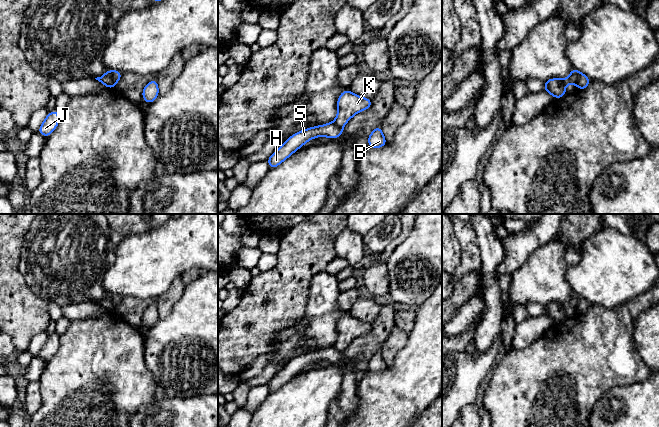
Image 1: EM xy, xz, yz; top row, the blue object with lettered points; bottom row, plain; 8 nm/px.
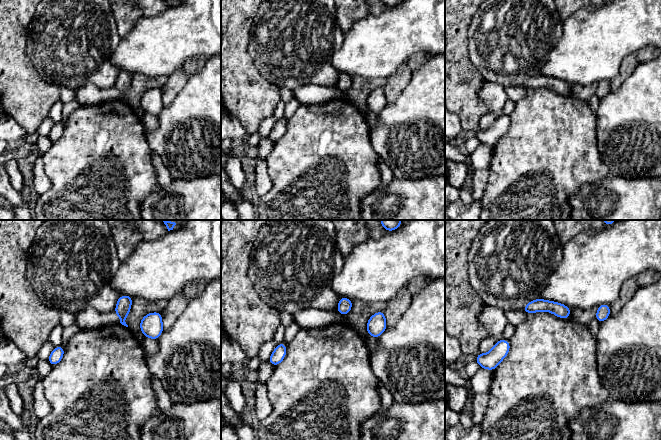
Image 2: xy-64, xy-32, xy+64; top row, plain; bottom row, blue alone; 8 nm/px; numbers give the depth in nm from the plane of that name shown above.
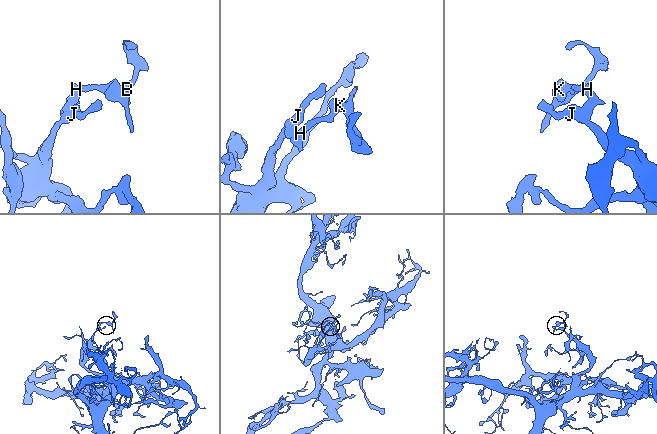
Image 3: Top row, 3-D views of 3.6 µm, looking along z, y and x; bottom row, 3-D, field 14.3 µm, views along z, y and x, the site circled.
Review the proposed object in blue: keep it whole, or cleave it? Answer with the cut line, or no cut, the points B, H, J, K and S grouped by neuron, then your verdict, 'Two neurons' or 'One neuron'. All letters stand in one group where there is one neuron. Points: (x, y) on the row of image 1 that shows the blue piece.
Split along xy (112, 70), (112, 78), (116, 82). Groups: B K / H J S. Two neurons

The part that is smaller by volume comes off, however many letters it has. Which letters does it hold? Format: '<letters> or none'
B, K

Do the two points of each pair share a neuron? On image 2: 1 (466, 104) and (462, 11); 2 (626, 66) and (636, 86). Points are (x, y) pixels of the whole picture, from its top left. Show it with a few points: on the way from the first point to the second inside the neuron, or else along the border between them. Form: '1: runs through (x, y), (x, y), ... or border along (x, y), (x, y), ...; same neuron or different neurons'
1: runs through (459, 81), (459, 34); same neuron
2: border along (639, 63), (621, 86), (614, 91); different neurons

